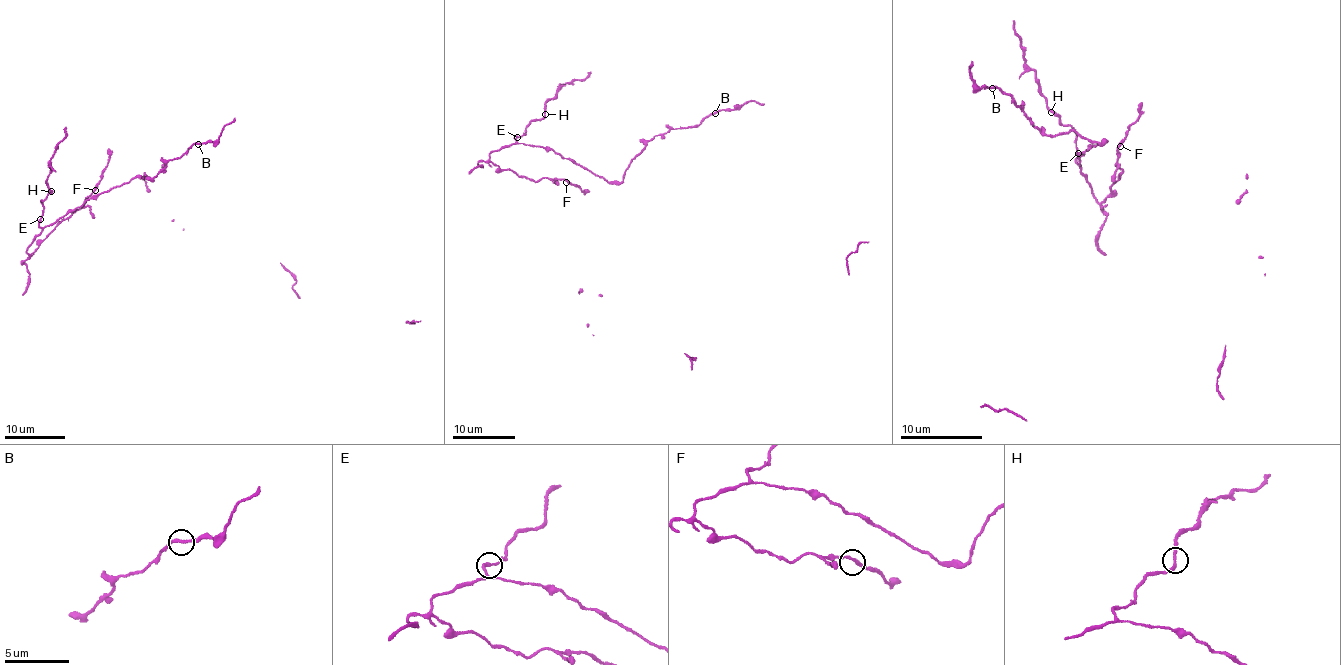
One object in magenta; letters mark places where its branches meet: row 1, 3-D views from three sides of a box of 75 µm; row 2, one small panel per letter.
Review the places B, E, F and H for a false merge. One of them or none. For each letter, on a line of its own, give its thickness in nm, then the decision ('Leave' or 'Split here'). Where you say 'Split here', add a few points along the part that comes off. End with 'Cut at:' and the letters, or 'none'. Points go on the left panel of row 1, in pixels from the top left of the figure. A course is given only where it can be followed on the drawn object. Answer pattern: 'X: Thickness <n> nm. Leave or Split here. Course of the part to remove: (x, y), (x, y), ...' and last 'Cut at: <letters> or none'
B: Thickness 220 nm. Leave
E: Thickness 200 nm. Leave
F: Thickness 240 nm. Leave
H: Thickness 220 nm. Leave
Cut at: none

